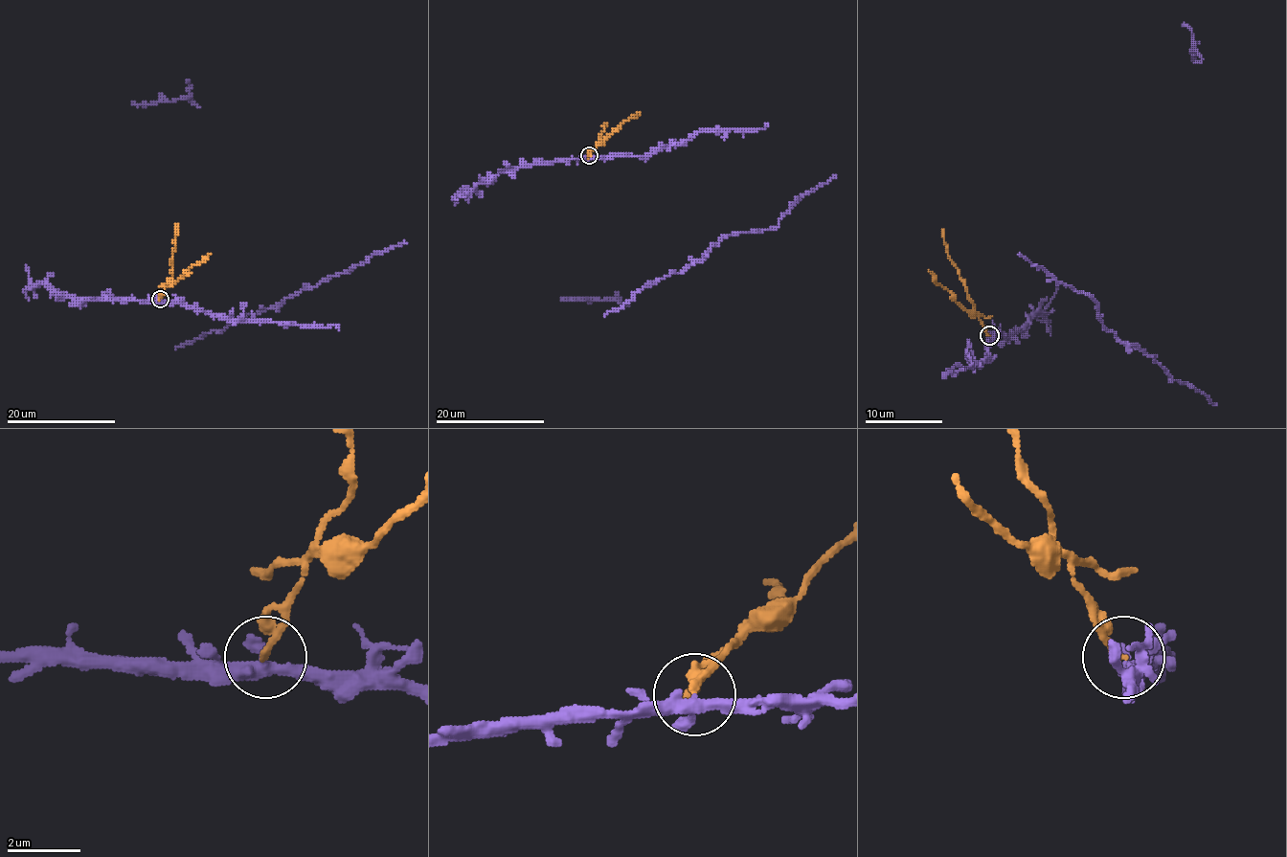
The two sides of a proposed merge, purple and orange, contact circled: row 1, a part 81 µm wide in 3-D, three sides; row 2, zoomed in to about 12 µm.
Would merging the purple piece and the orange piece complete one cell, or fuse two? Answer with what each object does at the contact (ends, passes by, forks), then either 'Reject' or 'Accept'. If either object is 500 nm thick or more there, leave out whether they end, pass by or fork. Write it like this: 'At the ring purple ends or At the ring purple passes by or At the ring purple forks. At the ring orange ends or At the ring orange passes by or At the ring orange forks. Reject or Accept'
At the ring purple forks. At the ring orange passes by. Reject

